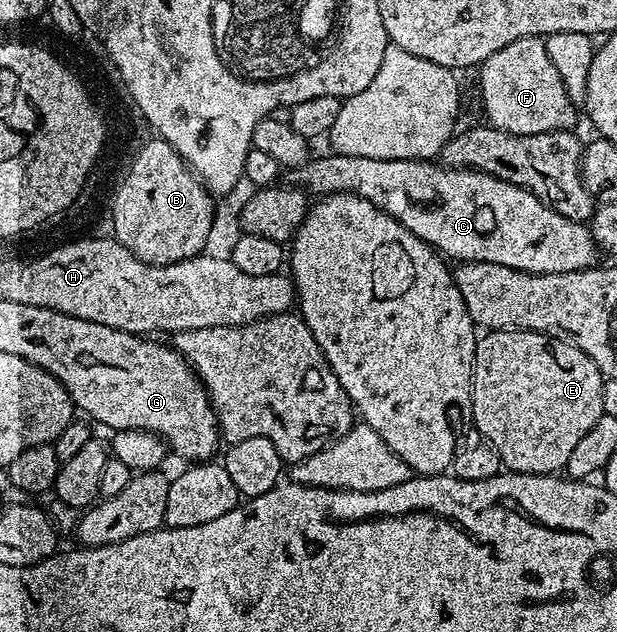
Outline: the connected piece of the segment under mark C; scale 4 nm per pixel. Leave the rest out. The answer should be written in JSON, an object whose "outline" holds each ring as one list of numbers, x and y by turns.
{"outline":[[336,153,330,157,313,156,303,166,286,169,284,181,294,188,304,188,313,196,356,192,380,210,388,212,392,218,399,220,399,224,403,224,403,228,419,236,428,246,454,263,503,264,503,268,515,268,528,274,575,272,598,265,599,247,593,239,592,229,586,223,559,216,559,212,552,210,547,203,540,202,534,194,515,184,507,184,507,180,499,180,487,172,438,164,433,160,364,159,363,156]]}

